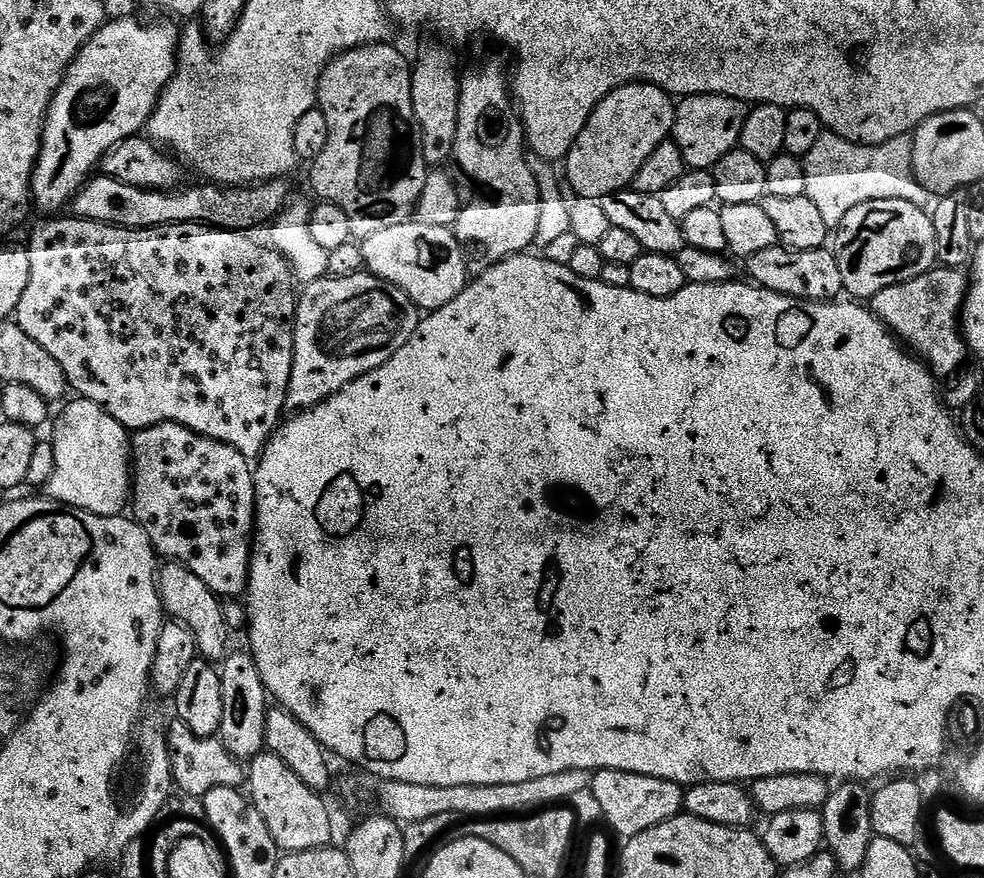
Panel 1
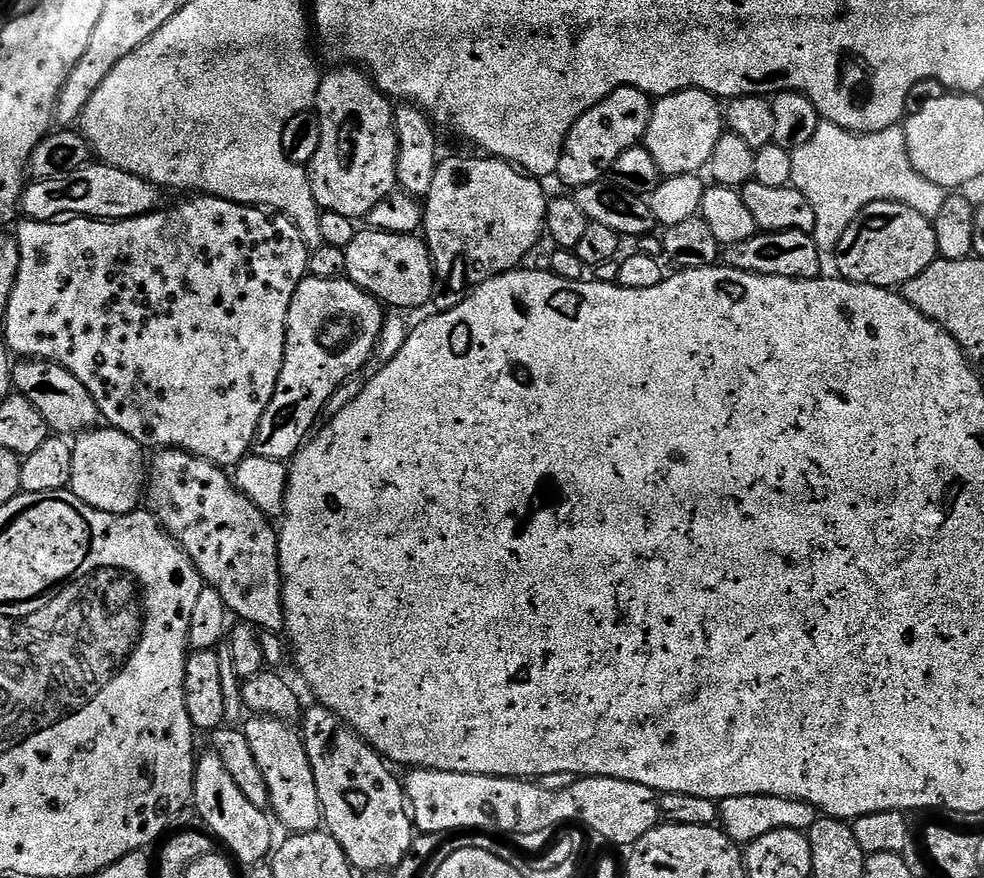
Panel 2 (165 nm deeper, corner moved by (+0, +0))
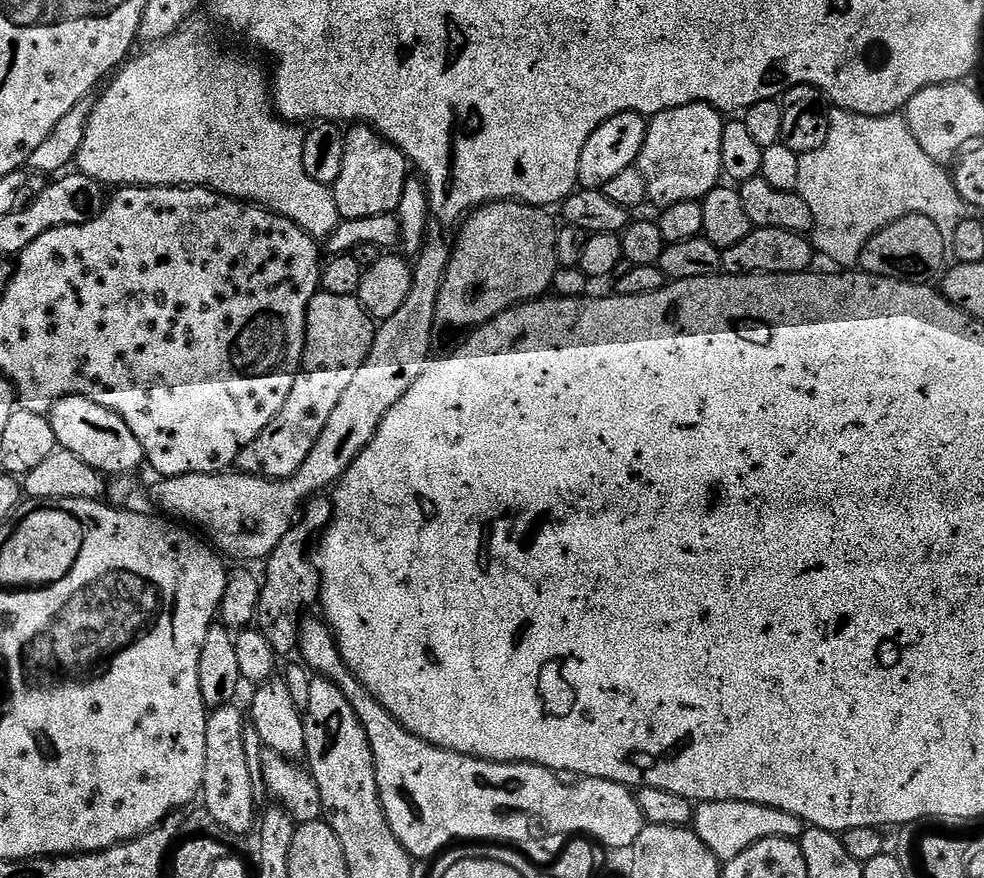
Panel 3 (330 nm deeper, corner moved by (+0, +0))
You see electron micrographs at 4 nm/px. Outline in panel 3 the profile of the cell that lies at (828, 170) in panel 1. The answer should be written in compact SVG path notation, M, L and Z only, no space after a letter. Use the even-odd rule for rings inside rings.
M836 110L831 113L830 123L828 125L828 133L826 134L826 142L818 150L813 152L805 152L800 156L800 165L798 166L798 182L796 187L798 194L806 202L806 206L810 206L810 214L814 225L814 248L817 253L820 252L824 256L829 256L836 264L844 264L840 266L856 266L860 263L860 256L864 252L864 247L870 242L870 238L874 238L874 234L878 234L886 226L890 226L895 220L900 220L904 216L925 216L930 218L930 222L934 222L934 226L938 226L938 230L946 238L950 238L954 234L954 230L958 230L958 226L966 219L966 205L958 194L955 179L950 175L943 163L937 162L930 158L930 154L926 154L926 150L922 150L922 146L918 146L918 138L914 138L914 134L908 129L907 119L903 115L893 114L890 116L882 116L873 118L871 116L857 116L855 112L846 112Z

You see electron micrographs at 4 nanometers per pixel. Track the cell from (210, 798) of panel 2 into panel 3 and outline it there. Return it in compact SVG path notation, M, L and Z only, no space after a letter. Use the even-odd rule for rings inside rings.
M236 706L213 708L206 722L206 774L202 789L202 804L212 815L212 823L218 829L225 828L236 836L253 831L258 818L258 803L251 786L249 763L243 745L246 716ZM257 809L257 812L256 812Z

